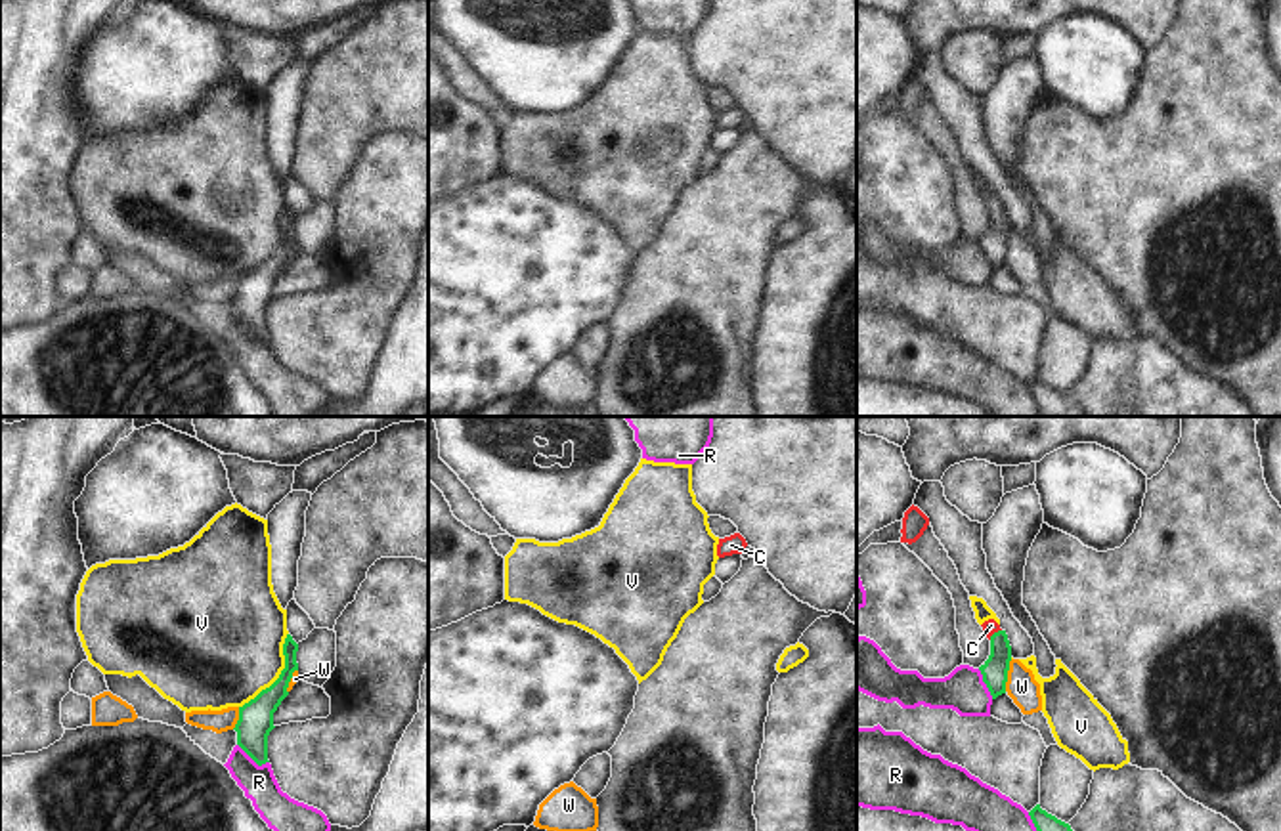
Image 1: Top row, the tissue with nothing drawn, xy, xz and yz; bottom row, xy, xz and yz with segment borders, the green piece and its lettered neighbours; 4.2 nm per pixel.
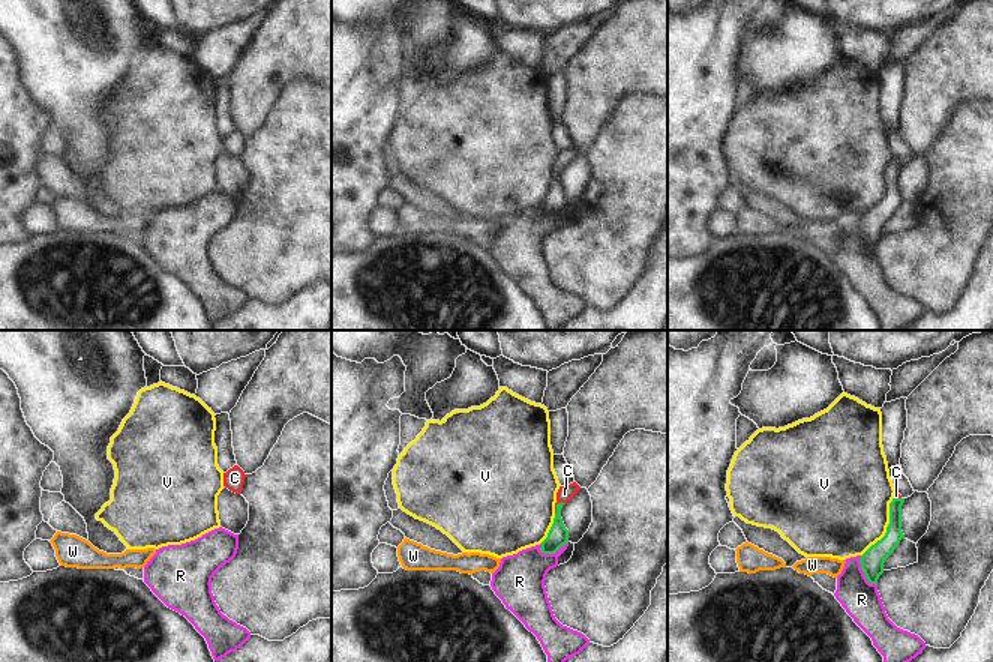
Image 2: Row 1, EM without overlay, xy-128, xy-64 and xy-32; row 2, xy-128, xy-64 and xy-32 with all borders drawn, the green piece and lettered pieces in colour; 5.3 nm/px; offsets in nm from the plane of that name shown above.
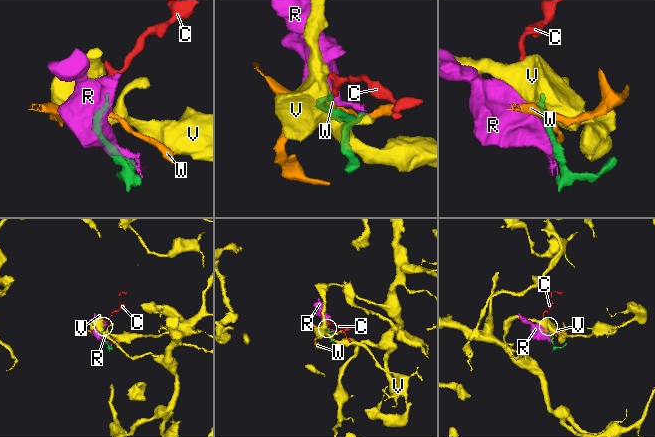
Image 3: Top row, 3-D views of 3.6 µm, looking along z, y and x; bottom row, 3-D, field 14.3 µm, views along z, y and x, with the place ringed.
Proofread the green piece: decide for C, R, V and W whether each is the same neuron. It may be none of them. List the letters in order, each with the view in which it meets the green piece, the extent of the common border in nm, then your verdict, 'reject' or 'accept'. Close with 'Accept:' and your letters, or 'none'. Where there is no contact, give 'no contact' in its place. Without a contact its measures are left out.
C: meets green in yz; contact 70 nm long; accept
R: meets green in xy; contact 160 nm long; reject
V: meets green in xy; contact 380 nm long; reject
W: meets green in yz; contact 140 nm long; reject
Accept: C

